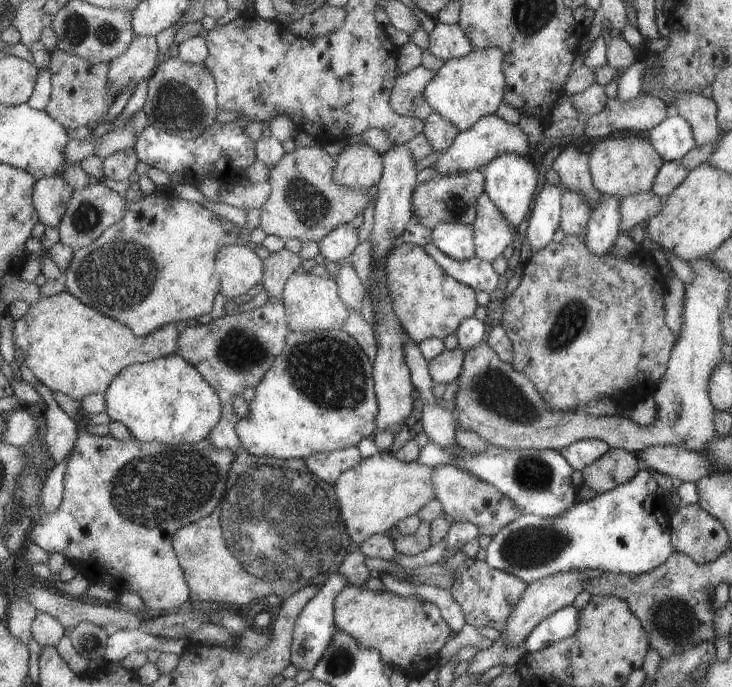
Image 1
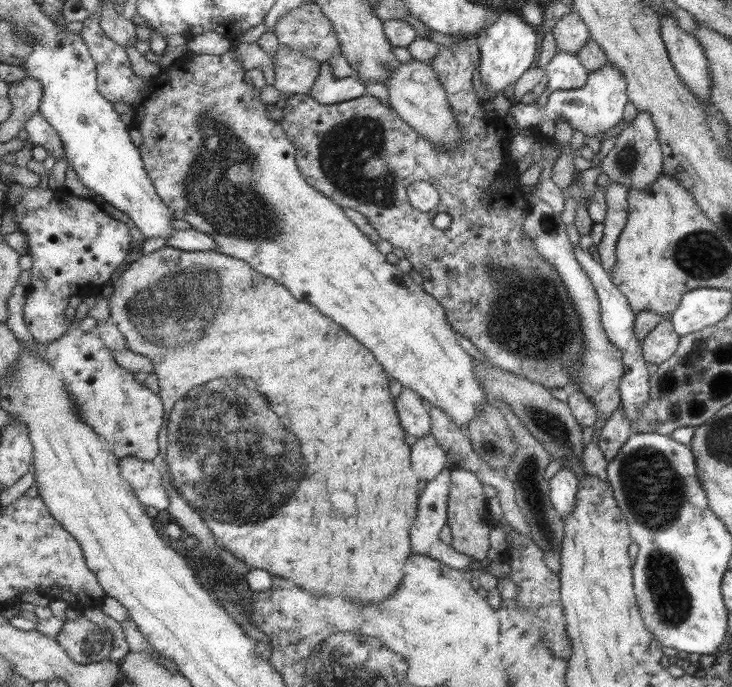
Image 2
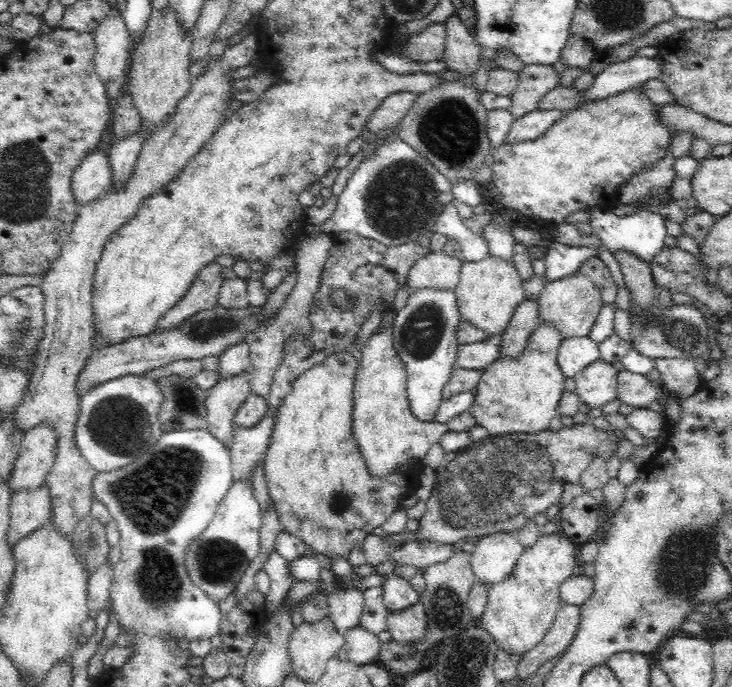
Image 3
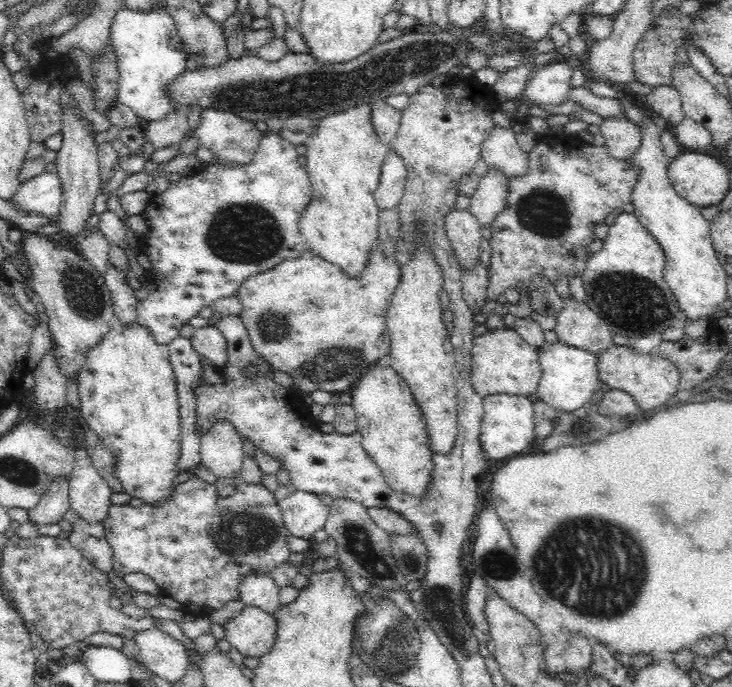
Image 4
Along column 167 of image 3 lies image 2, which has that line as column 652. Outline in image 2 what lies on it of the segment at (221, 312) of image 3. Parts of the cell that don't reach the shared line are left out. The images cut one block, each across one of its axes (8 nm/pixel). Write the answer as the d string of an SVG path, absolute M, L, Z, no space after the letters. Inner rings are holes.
M660 320L643 338L643 356L648 364L660 365L678 350L681 336L674 331L670 321Z

